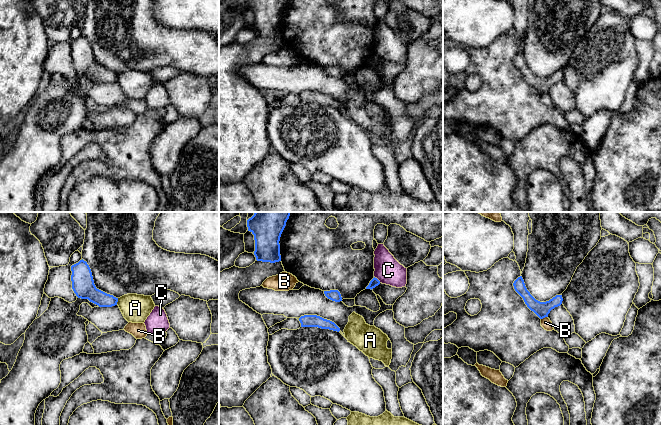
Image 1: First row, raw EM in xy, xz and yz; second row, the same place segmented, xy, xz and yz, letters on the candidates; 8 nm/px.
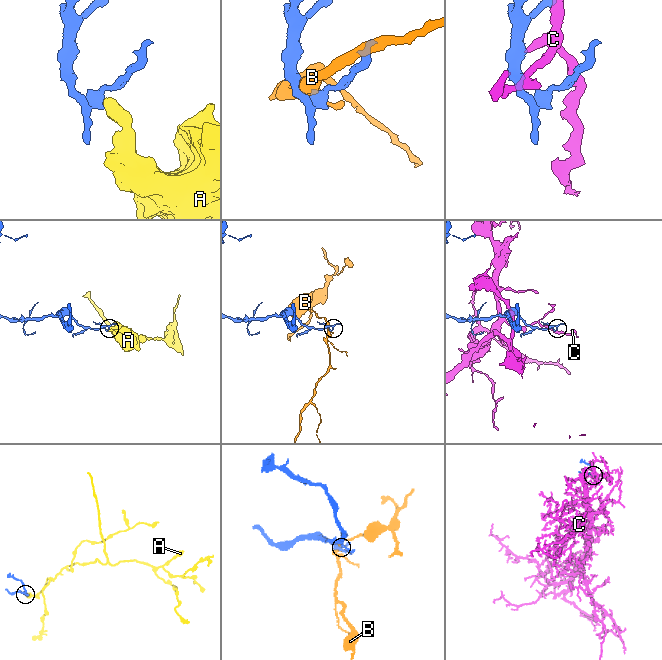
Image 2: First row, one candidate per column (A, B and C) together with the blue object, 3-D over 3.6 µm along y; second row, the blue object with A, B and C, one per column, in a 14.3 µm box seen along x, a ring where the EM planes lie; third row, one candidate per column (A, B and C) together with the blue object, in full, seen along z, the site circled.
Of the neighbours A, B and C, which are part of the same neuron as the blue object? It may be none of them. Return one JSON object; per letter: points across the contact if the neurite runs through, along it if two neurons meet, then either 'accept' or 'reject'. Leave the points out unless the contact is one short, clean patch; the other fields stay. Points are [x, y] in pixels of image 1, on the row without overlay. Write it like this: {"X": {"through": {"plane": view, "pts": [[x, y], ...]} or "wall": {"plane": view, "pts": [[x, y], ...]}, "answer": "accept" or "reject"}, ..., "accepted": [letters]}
{"A": {"wall": {"plane": "xy", "pts": [[118, 74], [116, 80]]}, "answer": "reject"}, "B": {"answer": "reject"}, "C": {"answer": "reject"}, "accepted": []}

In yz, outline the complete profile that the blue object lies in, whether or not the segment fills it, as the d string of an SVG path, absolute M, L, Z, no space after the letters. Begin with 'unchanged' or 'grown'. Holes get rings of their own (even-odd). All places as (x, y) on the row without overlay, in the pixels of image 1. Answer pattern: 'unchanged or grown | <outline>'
unchanged | M522 52L518 53L513 59L515 67L523 74L527 83L533 87L540 95L548 93L552 85L562 80L562 71L556 71L546 78L536 76L527 66Z

